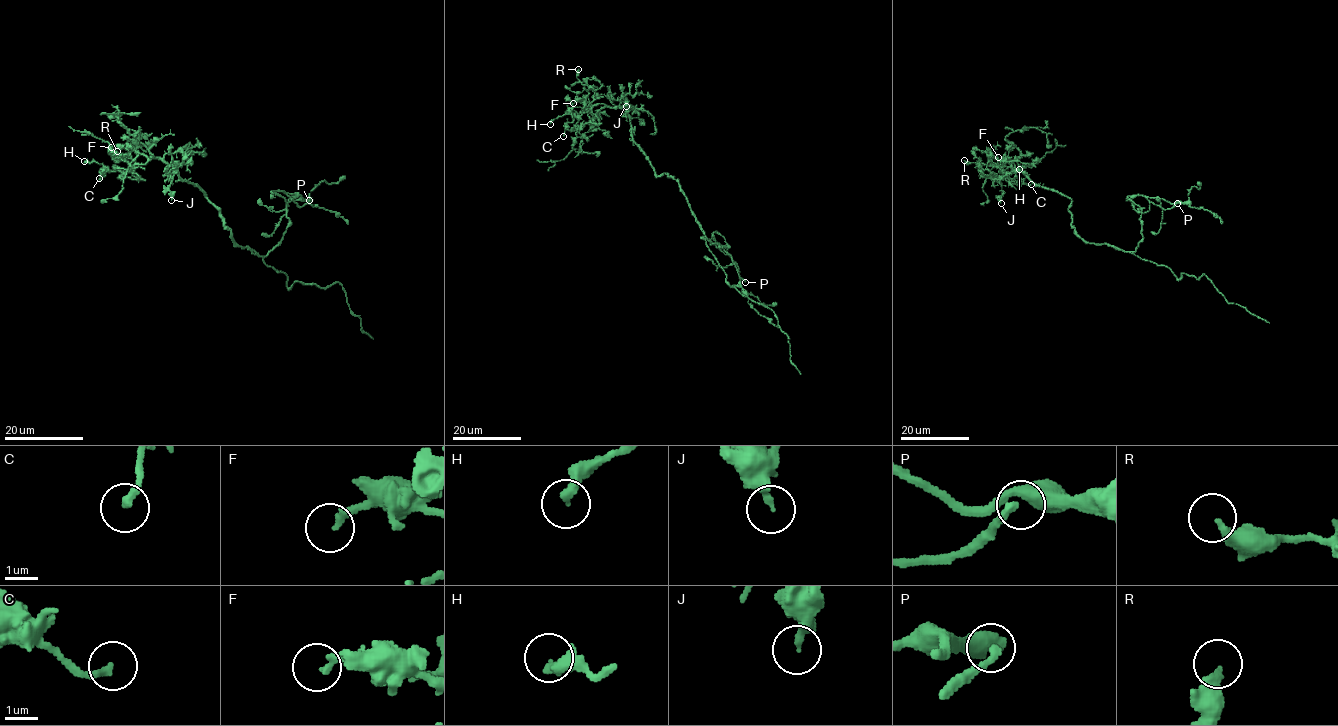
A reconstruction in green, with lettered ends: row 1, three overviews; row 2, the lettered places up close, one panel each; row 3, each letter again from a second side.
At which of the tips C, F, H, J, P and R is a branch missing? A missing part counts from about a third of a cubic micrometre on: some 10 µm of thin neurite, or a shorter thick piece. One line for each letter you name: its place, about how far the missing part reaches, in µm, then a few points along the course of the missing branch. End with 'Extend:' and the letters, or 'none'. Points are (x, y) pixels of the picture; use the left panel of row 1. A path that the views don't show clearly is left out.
P: (309, 200) | 25 µm
Extend: P

